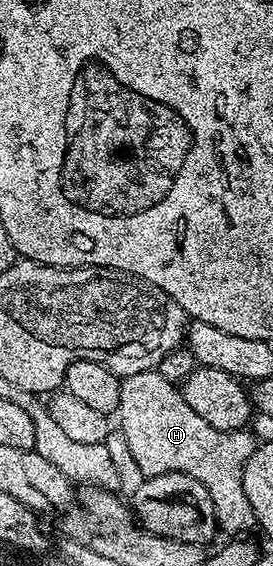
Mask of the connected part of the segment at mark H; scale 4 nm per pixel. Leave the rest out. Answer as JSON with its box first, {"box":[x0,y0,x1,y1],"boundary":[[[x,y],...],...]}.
{"box":[116,369,256,537],"boundary":[[[156,369],[132,373],[122,379],[116,419],[122,422],[120,430],[146,477],[160,473],[188,473],[188,477],[196,477],[196,481],[208,489],[219,528],[227,531],[227,536],[242,537],[255,530],[252,505],[248,493],[244,493],[244,465],[256,446],[249,430],[212,429],[212,425],[184,401],[181,390]]]}

